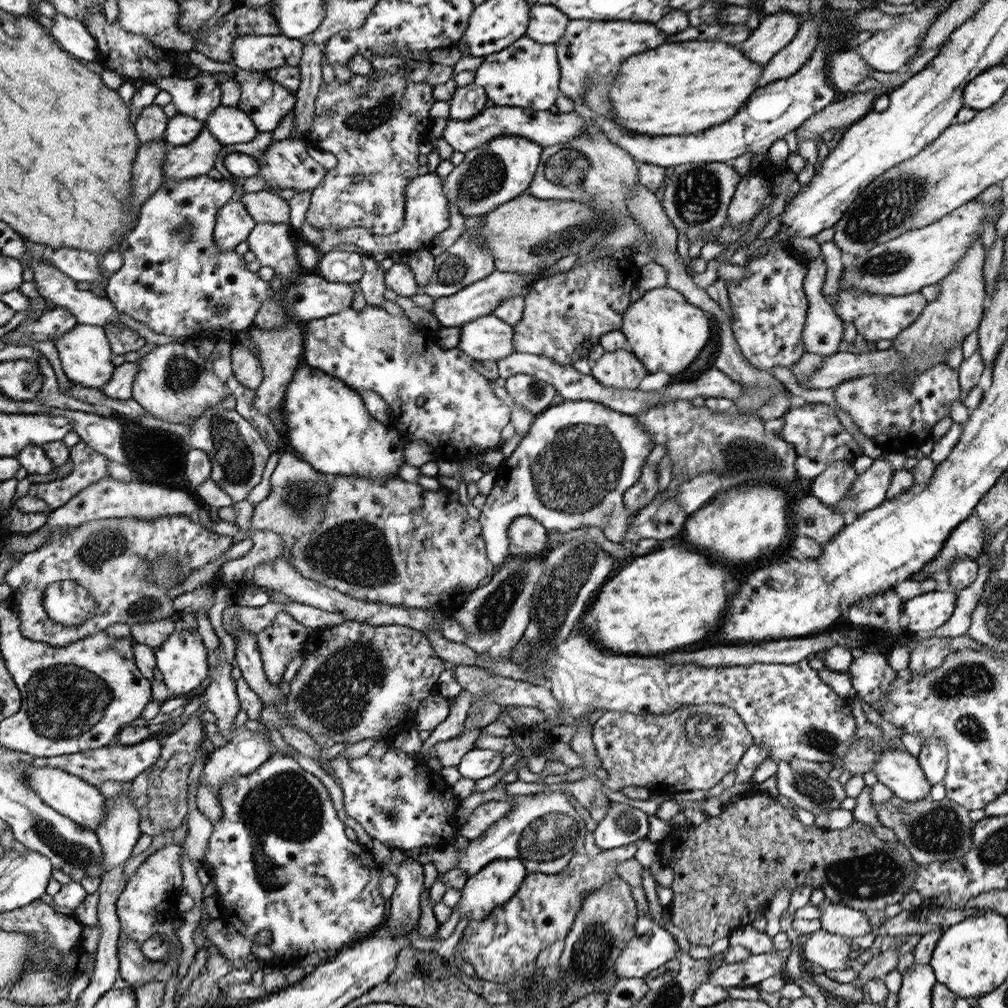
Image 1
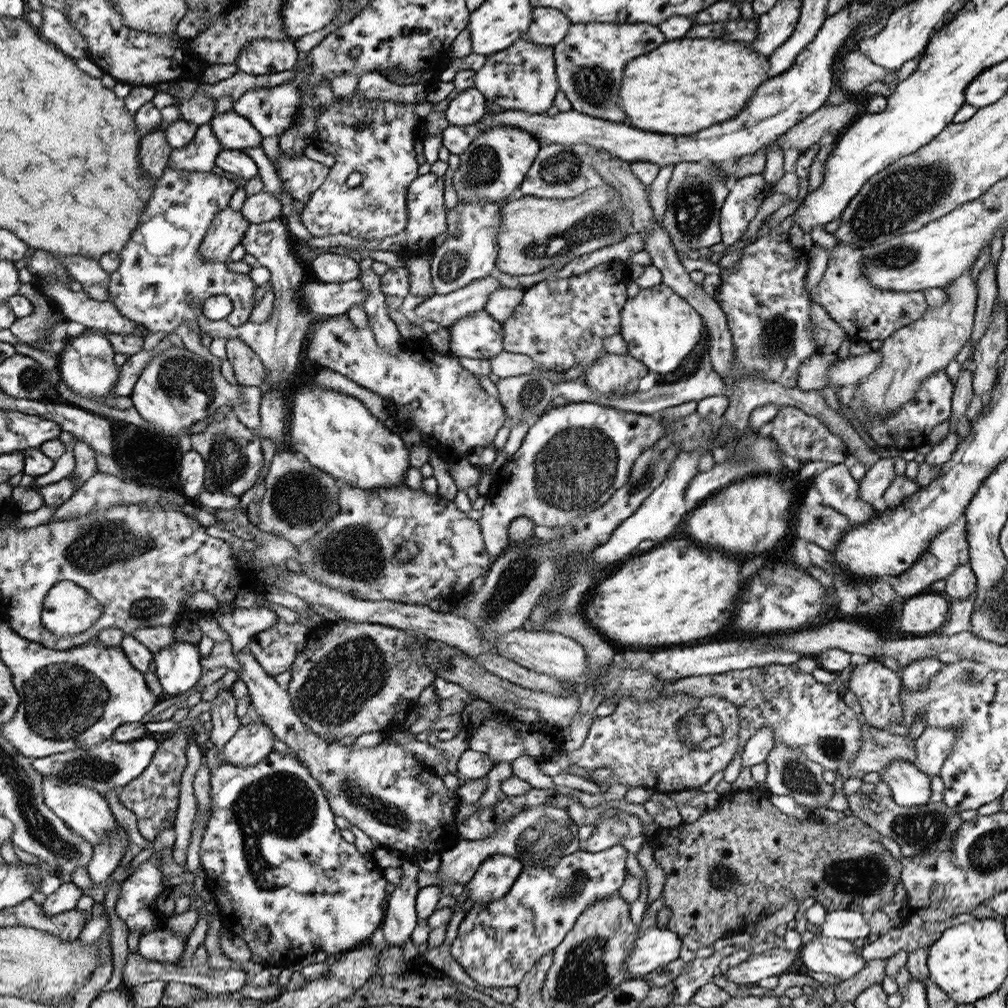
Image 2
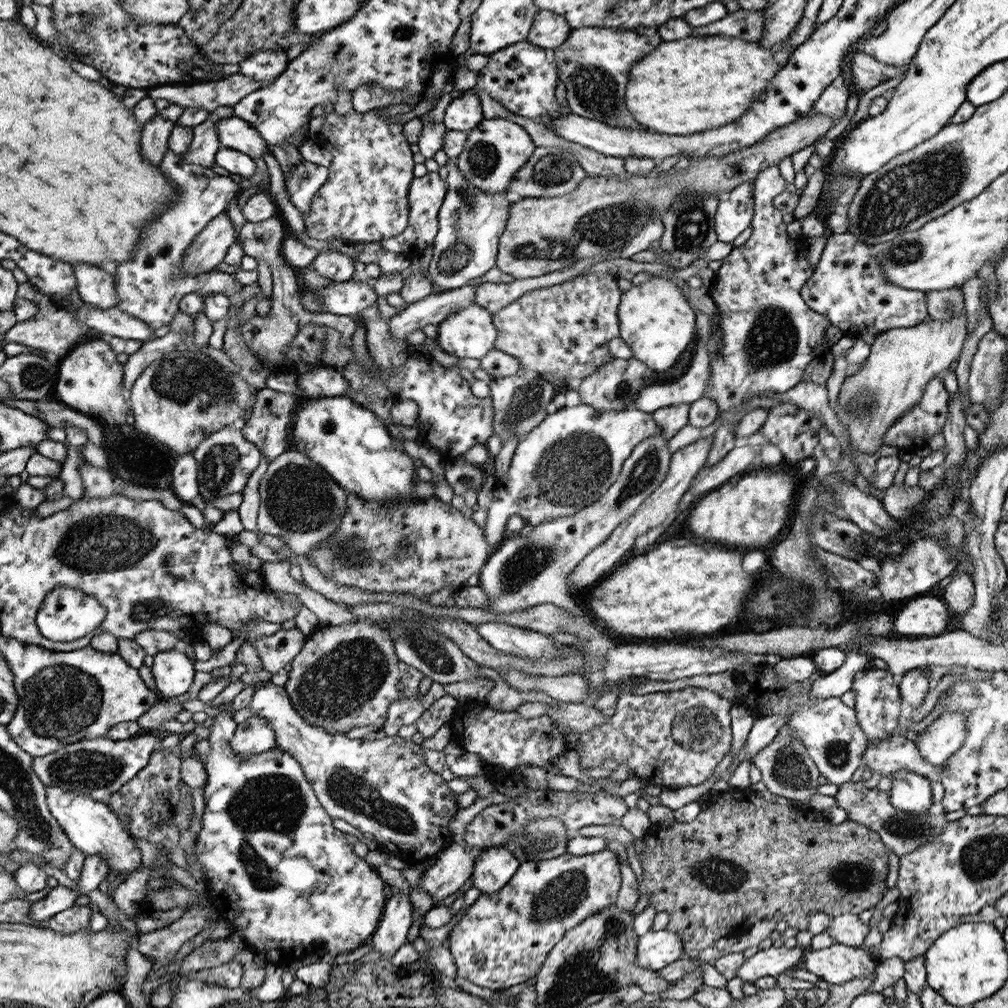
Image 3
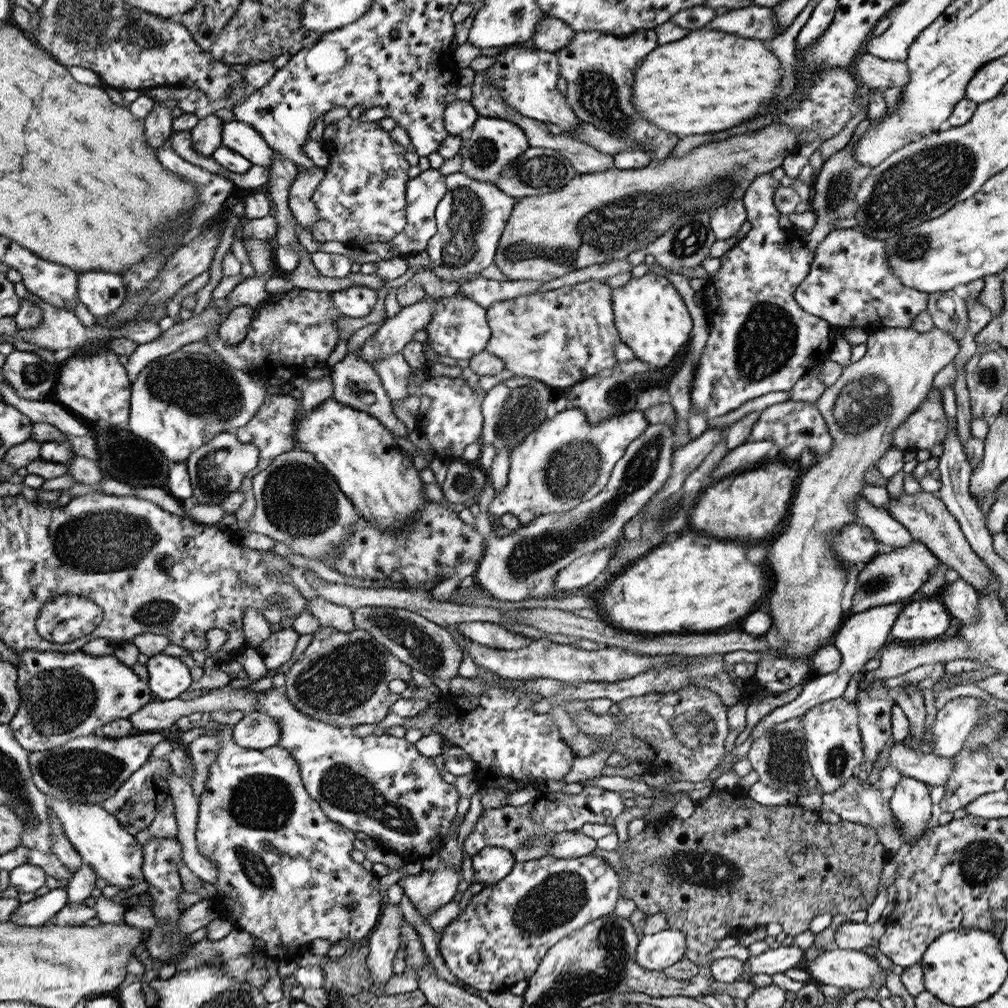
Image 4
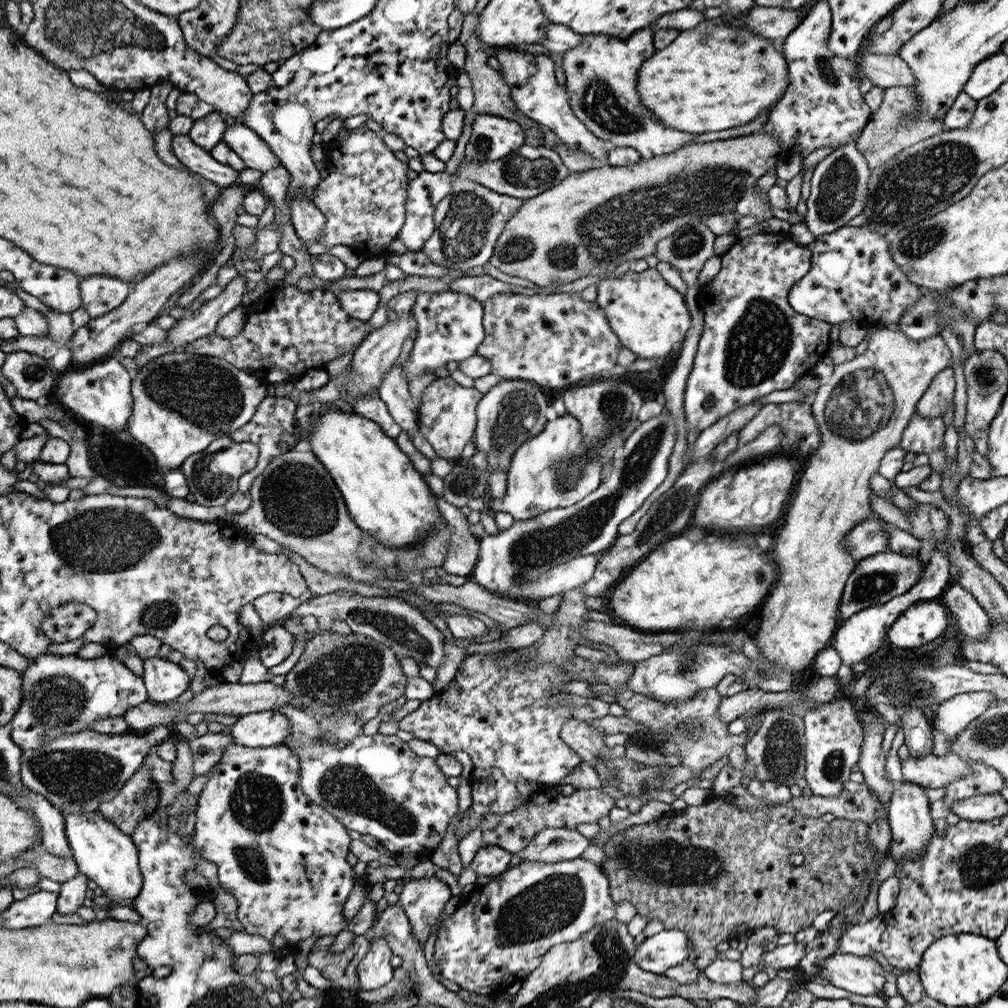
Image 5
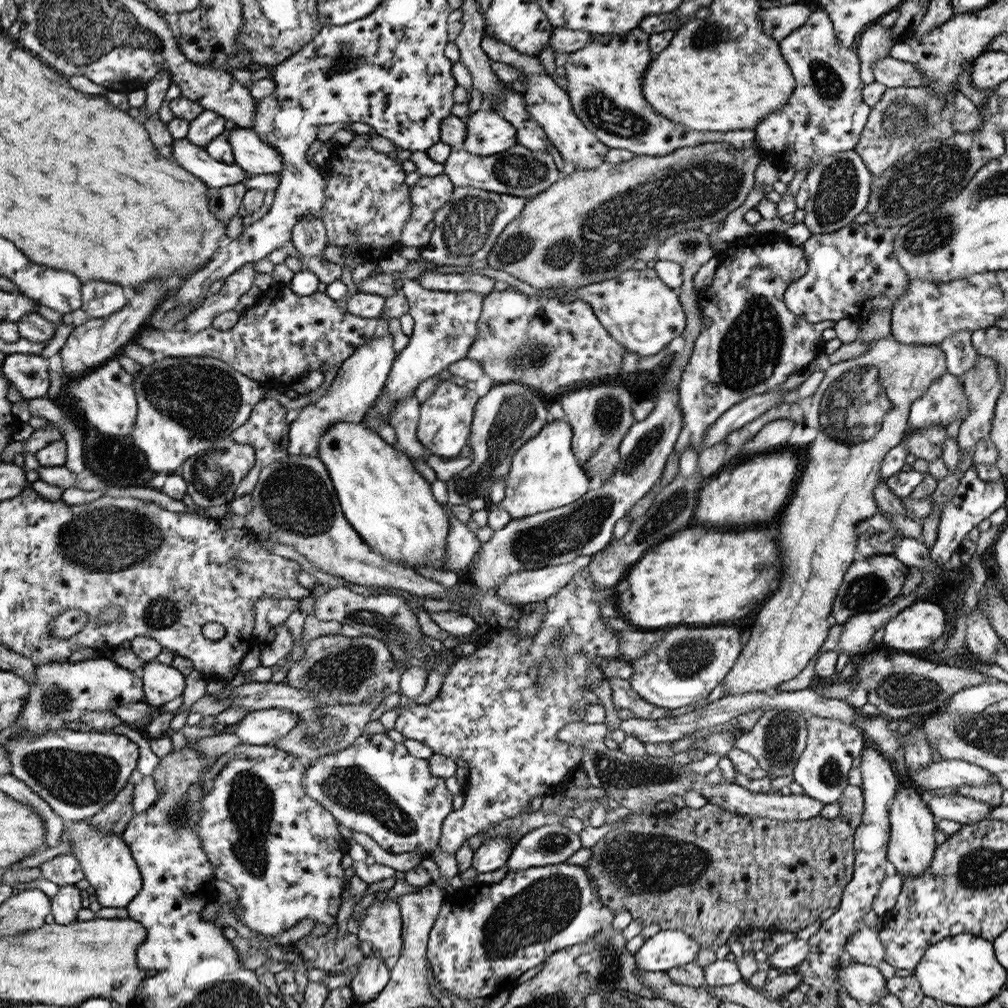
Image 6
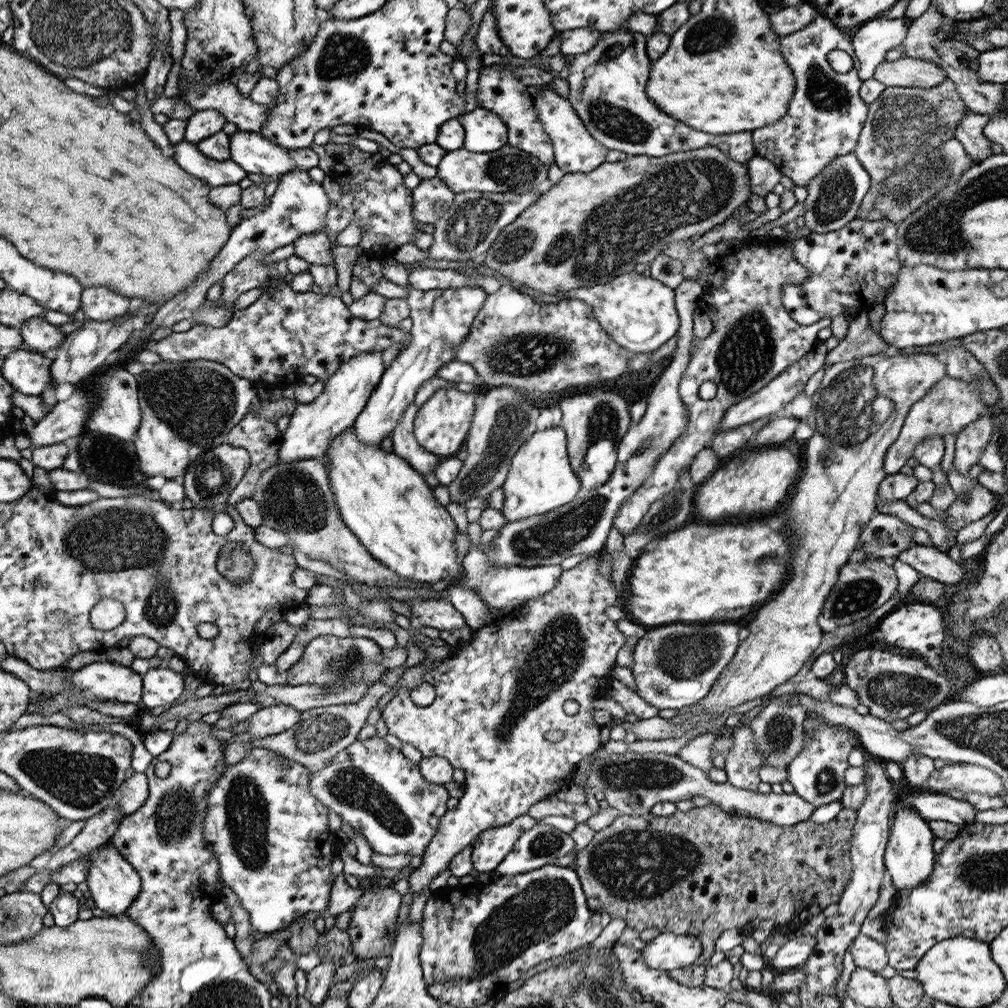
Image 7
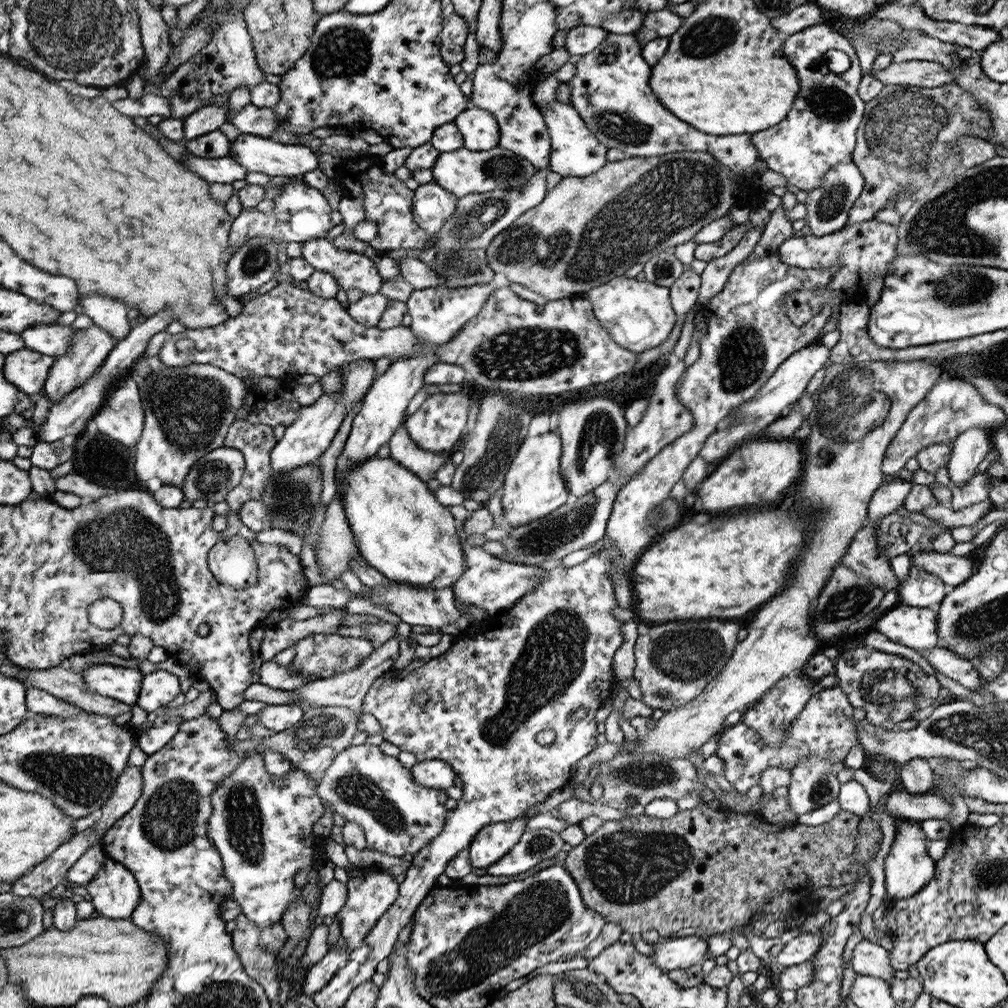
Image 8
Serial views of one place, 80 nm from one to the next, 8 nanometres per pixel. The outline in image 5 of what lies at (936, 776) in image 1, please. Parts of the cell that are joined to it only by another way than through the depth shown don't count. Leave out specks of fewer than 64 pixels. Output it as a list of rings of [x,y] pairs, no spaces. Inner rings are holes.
[[[970,691],[950,697],[935,707],[933,726],[946,735],[948,752],[953,738],[964,732],[967,724],[976,720],[993,700],[997,700],[994,693]]]

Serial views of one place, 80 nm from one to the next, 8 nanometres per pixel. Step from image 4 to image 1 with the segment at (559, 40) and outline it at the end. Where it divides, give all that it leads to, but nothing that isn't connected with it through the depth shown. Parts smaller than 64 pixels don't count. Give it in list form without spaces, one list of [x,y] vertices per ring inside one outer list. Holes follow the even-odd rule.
[[[551,4],[531,5],[531,20],[527,35],[536,42],[555,44],[562,38],[569,18]]]

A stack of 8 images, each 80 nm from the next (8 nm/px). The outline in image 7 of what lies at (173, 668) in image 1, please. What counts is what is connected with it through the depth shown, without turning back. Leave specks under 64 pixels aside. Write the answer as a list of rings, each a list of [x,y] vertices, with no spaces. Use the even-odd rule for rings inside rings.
[[[165,665],[149,669],[143,677],[143,696],[140,705],[145,710],[158,708],[172,703],[182,694],[184,680],[178,672],[170,670]]]

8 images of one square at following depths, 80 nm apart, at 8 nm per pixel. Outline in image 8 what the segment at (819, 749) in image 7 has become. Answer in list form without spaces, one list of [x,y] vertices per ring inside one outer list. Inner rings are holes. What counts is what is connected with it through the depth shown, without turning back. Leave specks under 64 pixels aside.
[[[811,756],[791,768],[789,806],[796,815],[811,813],[837,798],[840,781],[836,775],[842,762]]]

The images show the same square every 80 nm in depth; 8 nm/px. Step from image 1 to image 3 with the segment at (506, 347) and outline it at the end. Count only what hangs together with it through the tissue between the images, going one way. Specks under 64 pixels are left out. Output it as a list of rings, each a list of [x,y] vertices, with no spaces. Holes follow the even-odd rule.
[[[476,303],[458,309],[437,328],[438,348],[459,359],[486,357],[499,338],[492,312]]]

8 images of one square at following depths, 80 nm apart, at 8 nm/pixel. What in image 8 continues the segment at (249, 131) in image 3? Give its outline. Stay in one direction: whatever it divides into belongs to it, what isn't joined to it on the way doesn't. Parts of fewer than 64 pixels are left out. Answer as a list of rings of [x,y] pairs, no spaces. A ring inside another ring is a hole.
[[[242,133],[231,143],[230,157],[236,158],[241,165],[252,172],[262,172],[268,176],[299,177],[318,168],[319,160],[316,153],[305,145],[289,145],[272,141],[257,135]]]

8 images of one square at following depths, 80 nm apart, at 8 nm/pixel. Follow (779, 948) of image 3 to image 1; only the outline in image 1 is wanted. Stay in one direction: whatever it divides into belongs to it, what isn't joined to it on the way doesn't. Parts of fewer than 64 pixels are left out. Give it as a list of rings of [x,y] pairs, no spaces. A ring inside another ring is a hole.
[[[756,953],[734,964],[721,961],[719,966],[709,973],[707,981],[725,989],[733,986],[757,987],[764,979],[783,975],[785,969],[782,966],[783,958],[780,953]]]

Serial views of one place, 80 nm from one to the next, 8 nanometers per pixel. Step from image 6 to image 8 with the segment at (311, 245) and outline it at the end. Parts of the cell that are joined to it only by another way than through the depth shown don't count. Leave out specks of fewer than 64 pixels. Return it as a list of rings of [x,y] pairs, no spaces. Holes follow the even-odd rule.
[[[326,238],[302,242],[303,256],[315,270],[331,274],[339,288],[358,288],[364,295],[376,294],[384,280],[380,277],[375,262],[366,255],[336,248]]]

